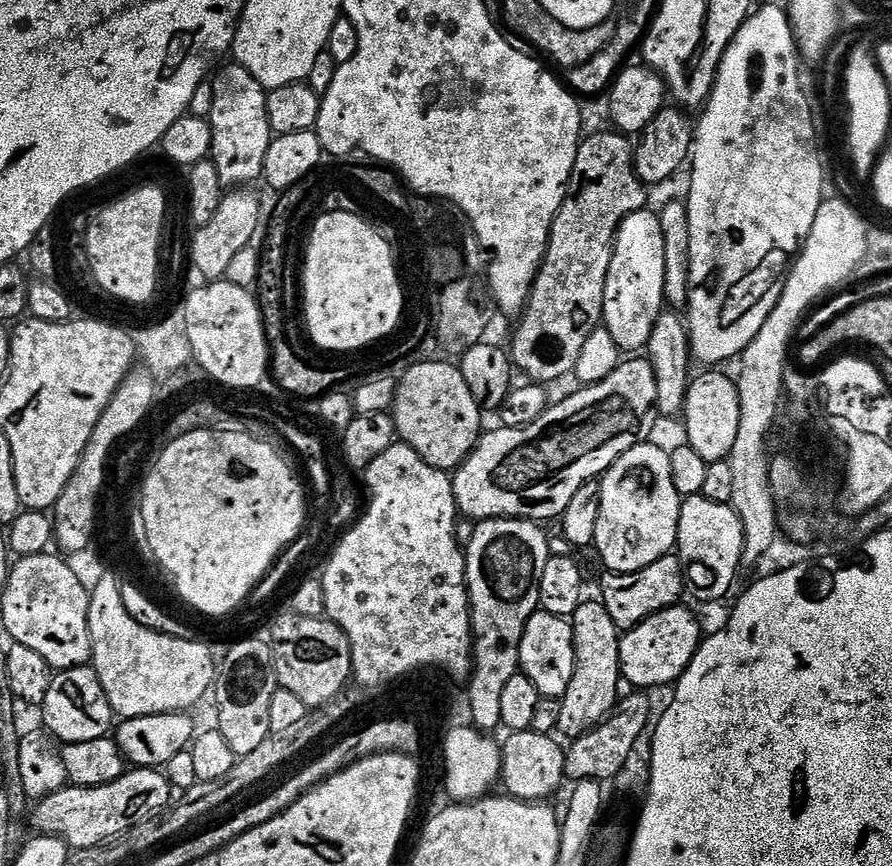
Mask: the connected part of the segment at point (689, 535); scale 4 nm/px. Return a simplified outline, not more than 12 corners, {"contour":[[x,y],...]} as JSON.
{"contour":[[689,496],[675,551],[687,587],[720,600],[744,564],[731,504]]}

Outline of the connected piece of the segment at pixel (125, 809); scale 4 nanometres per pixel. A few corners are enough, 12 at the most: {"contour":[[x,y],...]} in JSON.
{"contour":[[133,767],[97,788],[35,801],[37,833],[69,849],[121,836],[163,812],[163,771]]}

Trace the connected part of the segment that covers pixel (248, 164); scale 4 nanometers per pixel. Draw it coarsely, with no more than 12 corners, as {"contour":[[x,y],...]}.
{"contour":[[241,64],[211,79],[210,158],[224,188],[263,177],[267,89]]}

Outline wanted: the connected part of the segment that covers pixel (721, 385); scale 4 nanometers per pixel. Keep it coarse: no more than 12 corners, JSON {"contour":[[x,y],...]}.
{"contour":[[720,370],[691,377],[686,442],[713,464],[738,439],[740,389]]}

